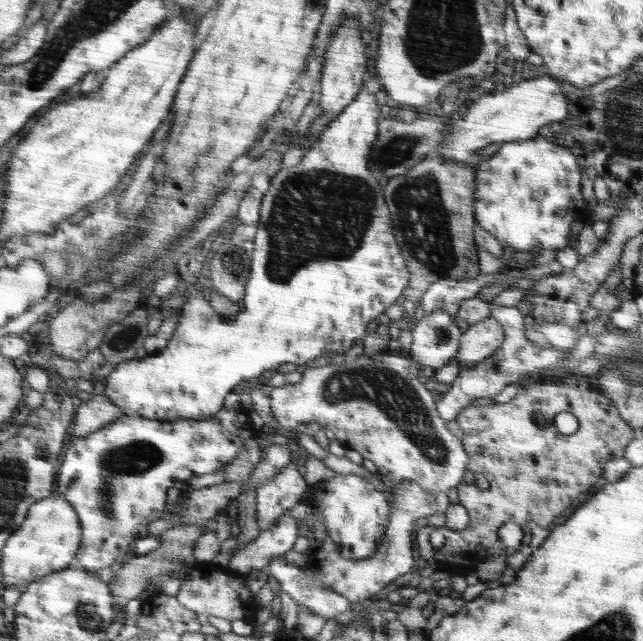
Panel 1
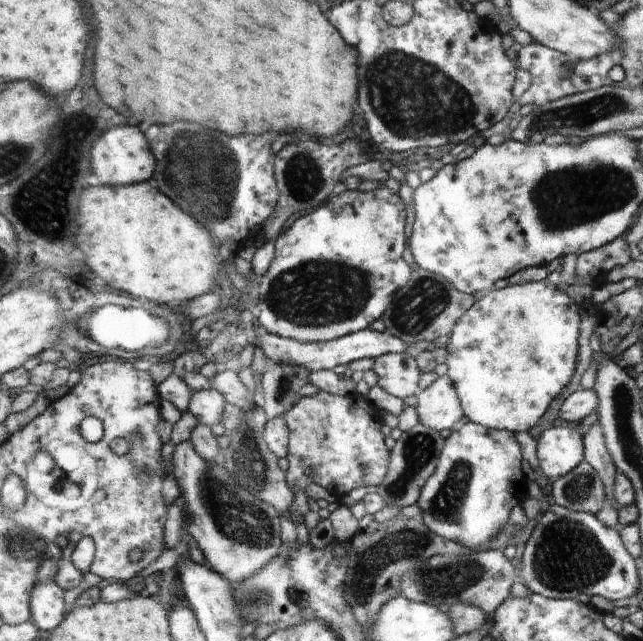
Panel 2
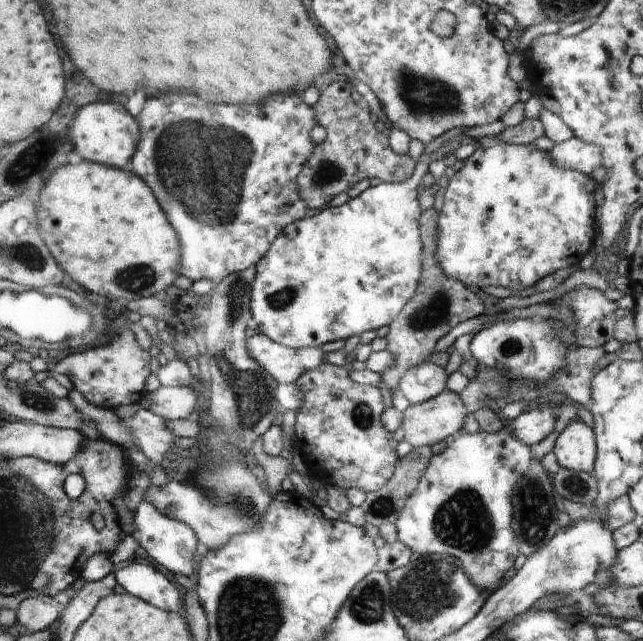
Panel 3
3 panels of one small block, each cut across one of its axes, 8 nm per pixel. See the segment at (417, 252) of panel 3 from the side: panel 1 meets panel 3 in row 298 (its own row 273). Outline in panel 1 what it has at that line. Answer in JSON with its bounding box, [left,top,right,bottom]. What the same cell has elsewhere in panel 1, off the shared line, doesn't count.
[105,91,411,421]

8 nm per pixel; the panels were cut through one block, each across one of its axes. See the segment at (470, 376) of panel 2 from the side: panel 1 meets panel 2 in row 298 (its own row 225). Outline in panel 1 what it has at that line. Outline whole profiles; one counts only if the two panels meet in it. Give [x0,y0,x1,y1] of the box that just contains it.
[473,137,592,254]

